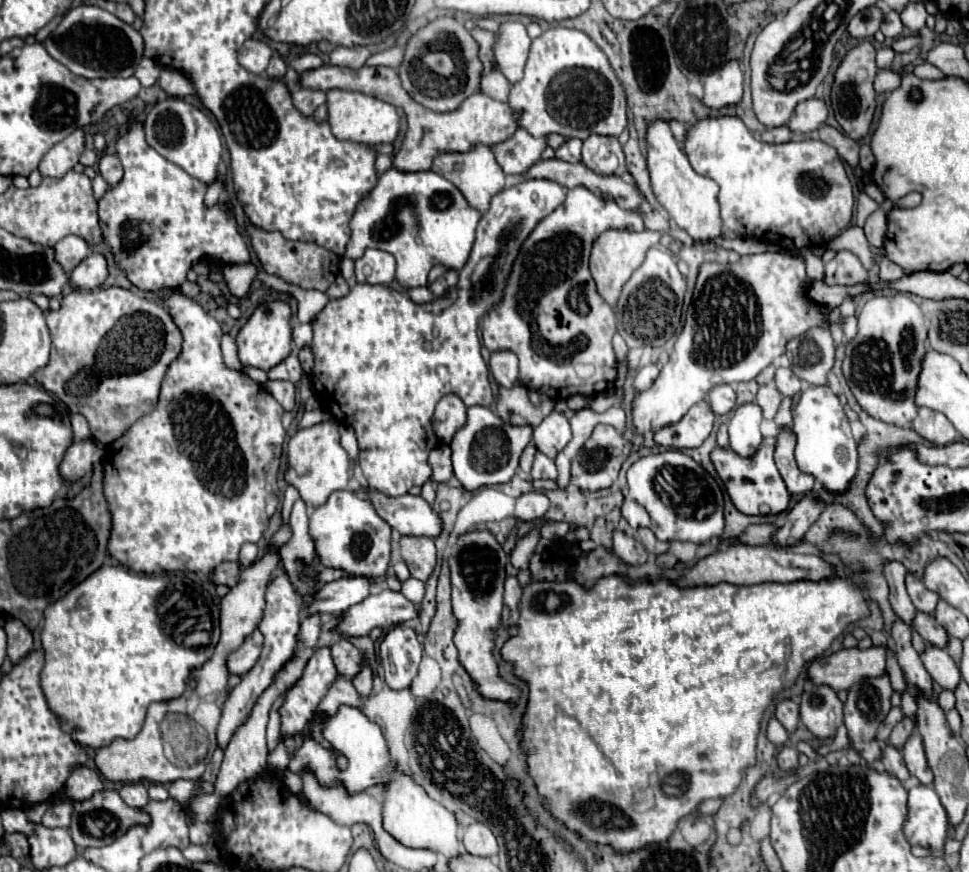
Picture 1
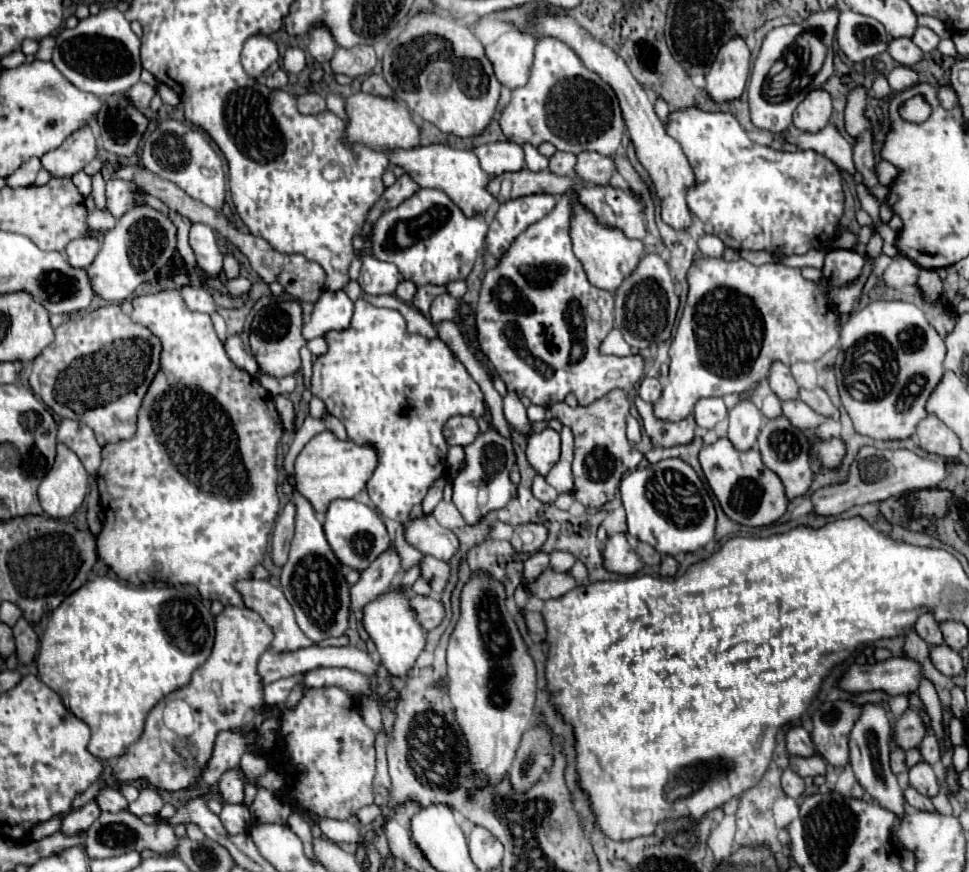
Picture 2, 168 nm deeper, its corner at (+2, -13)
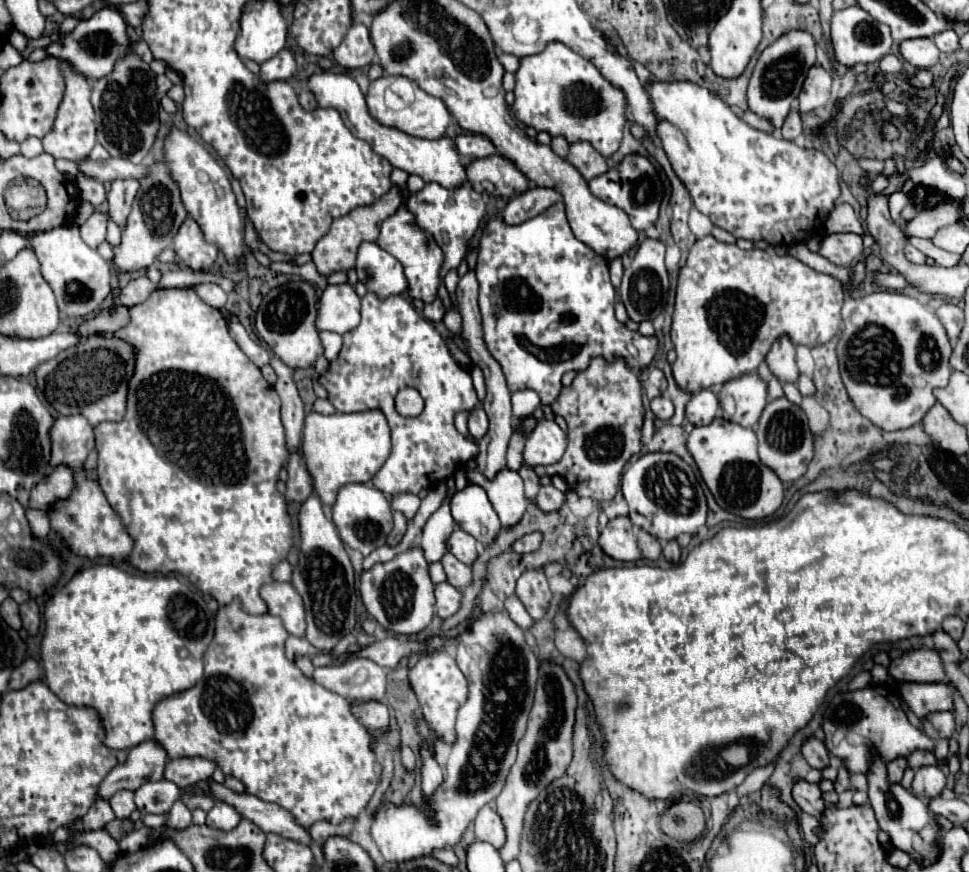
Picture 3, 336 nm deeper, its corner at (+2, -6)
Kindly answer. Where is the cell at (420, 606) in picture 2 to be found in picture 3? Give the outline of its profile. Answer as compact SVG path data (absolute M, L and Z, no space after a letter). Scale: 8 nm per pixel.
M438 583L434 587L434 595L436 595L436 615L438 617L446 619L458 611L460 599L462 599L462 593L458 589L454 589L448 583Z

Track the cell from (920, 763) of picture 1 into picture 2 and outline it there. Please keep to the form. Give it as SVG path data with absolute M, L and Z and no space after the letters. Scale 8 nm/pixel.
M918 762L914 768L910 768L910 786L928 798L934 798L938 794L938 780L932 766Z

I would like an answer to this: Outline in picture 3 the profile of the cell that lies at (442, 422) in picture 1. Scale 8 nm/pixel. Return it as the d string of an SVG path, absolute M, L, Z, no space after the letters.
M474 409L468 417L468 431L474 439L480 439L488 431L488 417L482 409Z

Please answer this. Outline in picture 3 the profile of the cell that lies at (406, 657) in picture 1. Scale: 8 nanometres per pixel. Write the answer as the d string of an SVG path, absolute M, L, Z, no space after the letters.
M408 549L396 555L388 563L378 563L370 571L364 571L360 577L360 595L368 613L386 629L400 635L418 635L422 633L434 617L434 583L428 577L428 563L422 555L422 549Z

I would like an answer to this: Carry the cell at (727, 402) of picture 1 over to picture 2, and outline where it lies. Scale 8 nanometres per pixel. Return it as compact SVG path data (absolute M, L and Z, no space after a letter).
M700 398L694 406L696 426L700 426L704 430L714 428L726 416L728 416L728 408L722 398Z

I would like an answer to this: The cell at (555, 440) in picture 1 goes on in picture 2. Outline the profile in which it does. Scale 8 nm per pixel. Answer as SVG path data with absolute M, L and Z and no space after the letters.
M544 428L542 432L528 436L526 458L540 476L546 476L560 460L560 434L552 428Z

